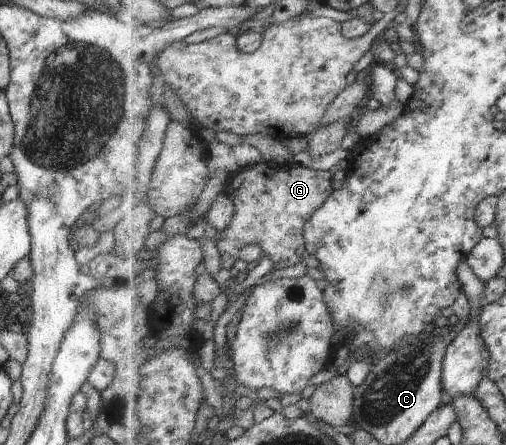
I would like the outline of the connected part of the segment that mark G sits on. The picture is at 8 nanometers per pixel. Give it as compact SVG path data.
M260 162L249 169L233 173L229 180L227 193L234 201L234 218L227 229L216 231L212 241L219 253L221 268L231 269L233 263L240 259L240 253L250 245L260 245L263 248L267 257L273 262L273 269L287 269L287 267L301 263L301 259L307 255L304 236L305 224L334 192L332 178L331 171L309 169L297 163L278 166L272 162Z

